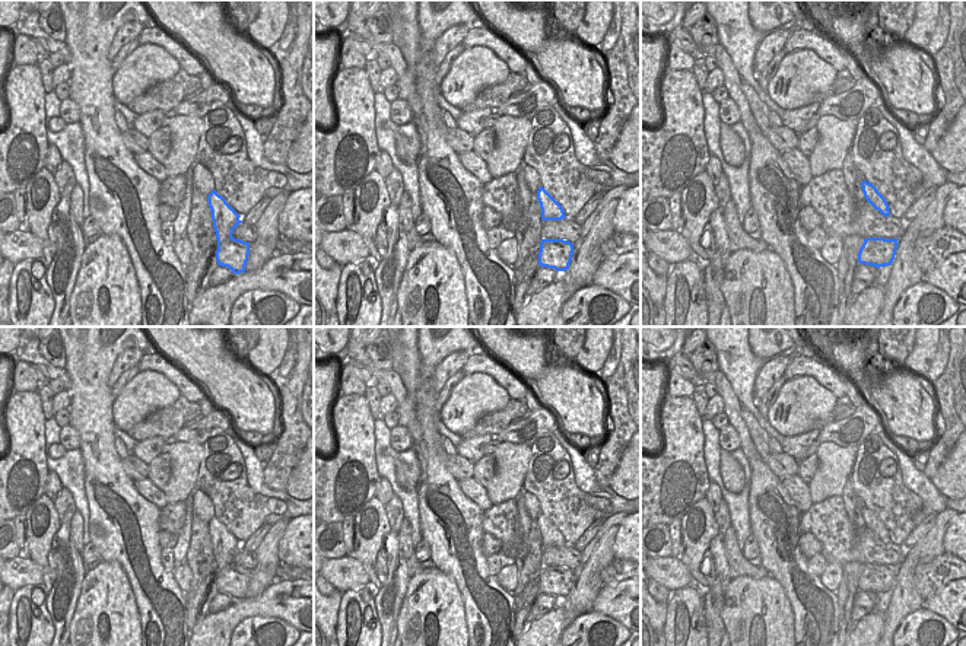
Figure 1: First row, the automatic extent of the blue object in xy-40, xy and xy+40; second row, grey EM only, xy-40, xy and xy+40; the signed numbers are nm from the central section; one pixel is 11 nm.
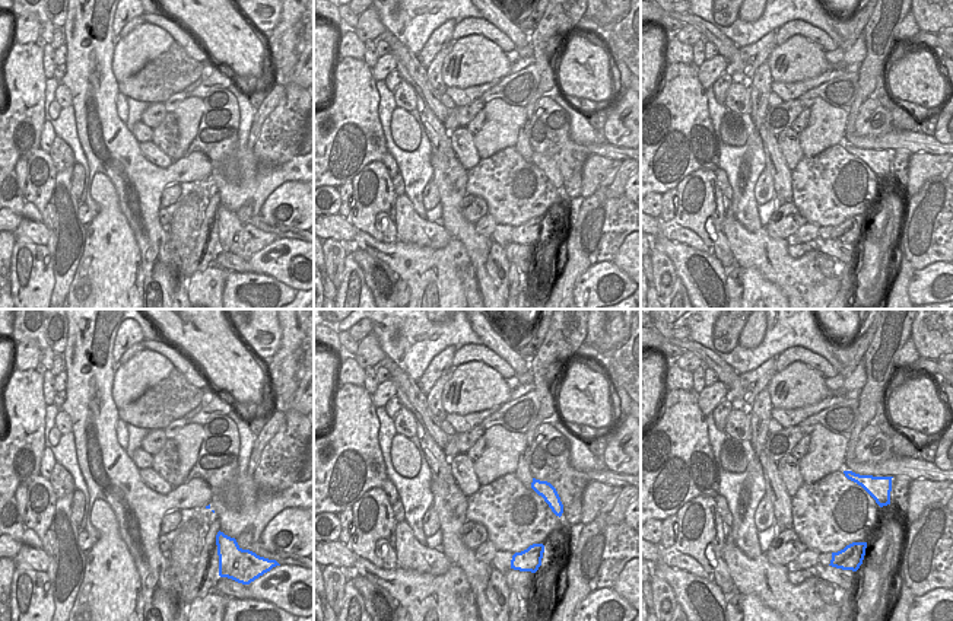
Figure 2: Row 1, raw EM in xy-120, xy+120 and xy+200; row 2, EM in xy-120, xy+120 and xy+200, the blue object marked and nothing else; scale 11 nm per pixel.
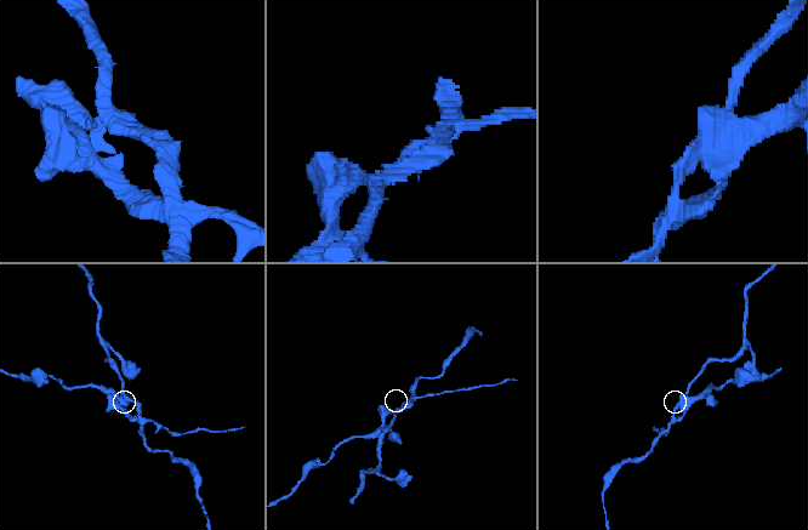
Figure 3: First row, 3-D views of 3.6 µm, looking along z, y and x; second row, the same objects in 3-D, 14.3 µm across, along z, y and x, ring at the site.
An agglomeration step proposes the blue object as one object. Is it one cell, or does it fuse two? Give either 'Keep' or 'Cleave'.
Cleave

